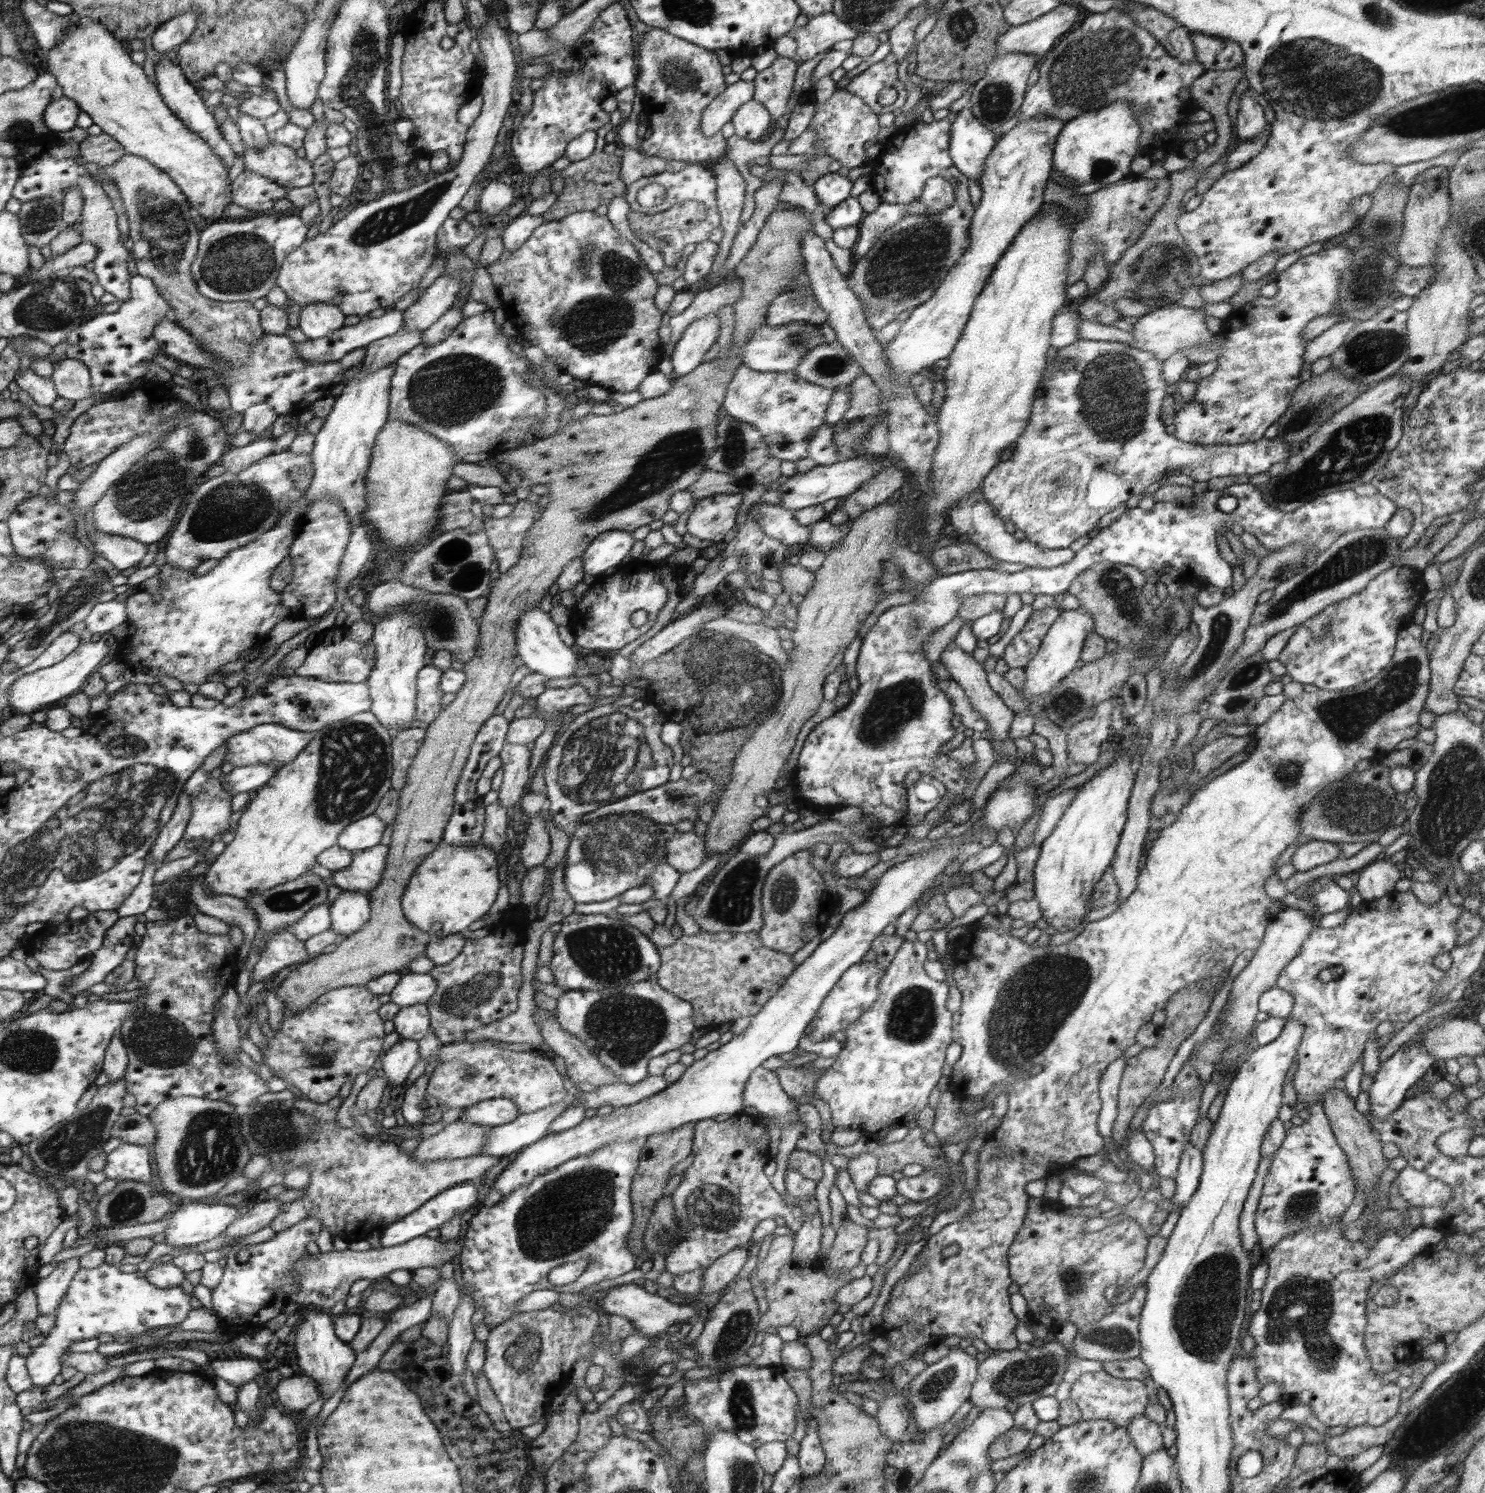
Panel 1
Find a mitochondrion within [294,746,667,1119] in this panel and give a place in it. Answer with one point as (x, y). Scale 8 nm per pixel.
(610, 955)

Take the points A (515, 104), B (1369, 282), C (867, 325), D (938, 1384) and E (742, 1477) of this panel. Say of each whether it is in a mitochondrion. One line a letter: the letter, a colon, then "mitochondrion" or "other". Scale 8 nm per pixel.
A: other
B: mitochondrion
C: other
D: mitochondrion
E: mitochondrion

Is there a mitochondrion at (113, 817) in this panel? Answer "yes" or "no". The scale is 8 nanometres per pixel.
yes

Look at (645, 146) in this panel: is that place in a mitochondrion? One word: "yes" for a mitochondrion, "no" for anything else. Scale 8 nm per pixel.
no

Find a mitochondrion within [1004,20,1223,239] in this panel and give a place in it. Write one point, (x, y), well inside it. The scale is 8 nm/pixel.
(1090, 68)

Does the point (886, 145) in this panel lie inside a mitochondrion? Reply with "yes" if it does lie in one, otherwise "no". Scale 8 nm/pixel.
no

